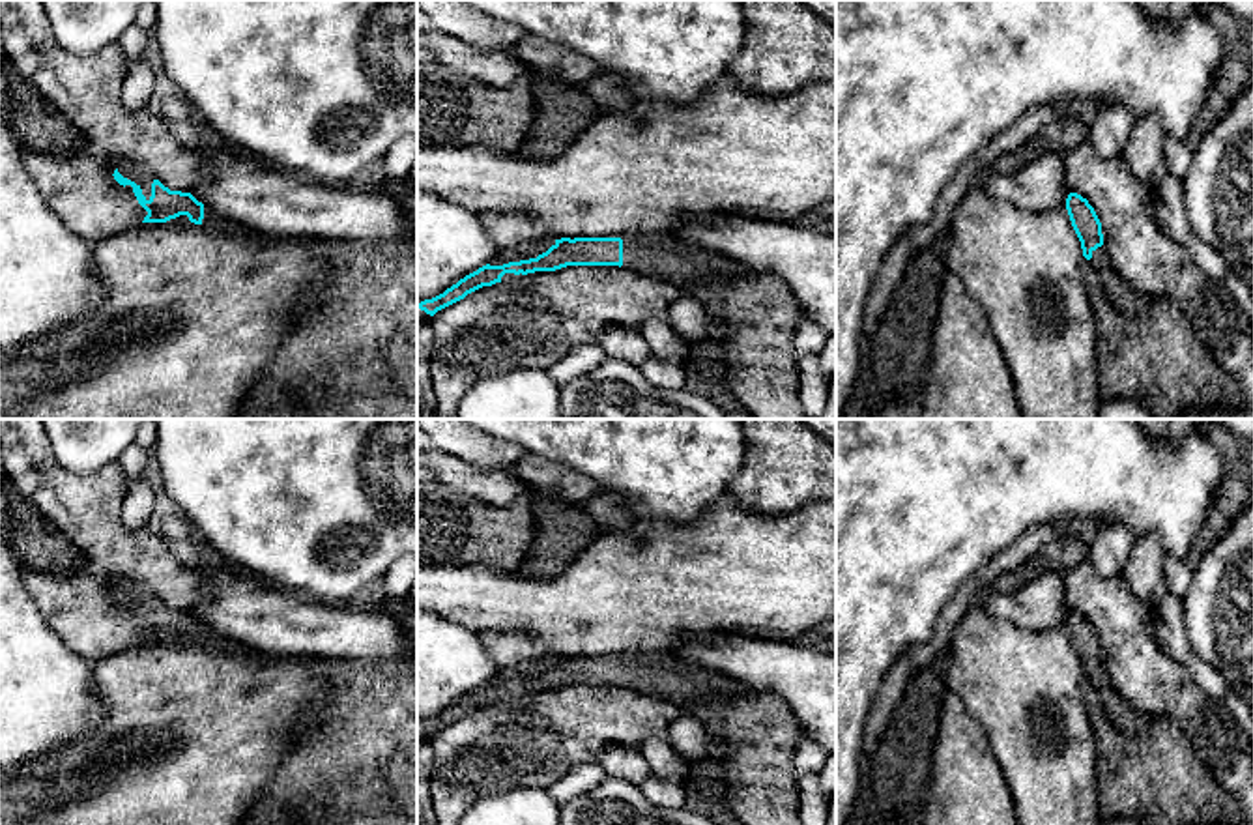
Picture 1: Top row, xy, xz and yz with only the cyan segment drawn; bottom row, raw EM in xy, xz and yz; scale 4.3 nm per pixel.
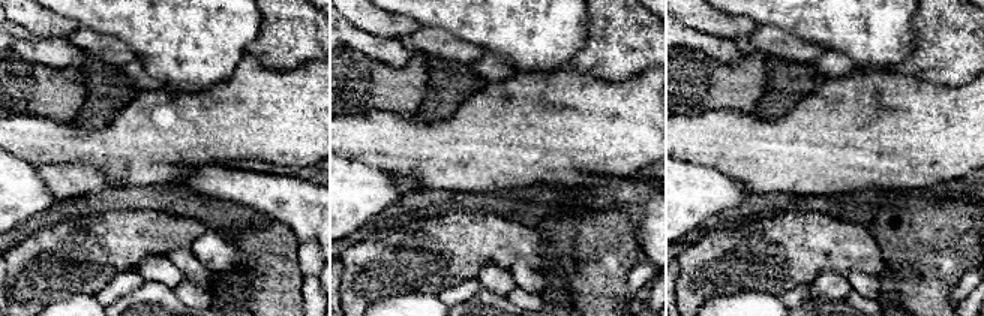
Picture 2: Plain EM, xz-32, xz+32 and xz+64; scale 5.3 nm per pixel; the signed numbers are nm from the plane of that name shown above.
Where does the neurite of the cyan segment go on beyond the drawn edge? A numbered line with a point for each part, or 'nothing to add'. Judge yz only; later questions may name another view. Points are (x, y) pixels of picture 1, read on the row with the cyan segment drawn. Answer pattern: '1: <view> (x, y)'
1: yz (1124, 298)

